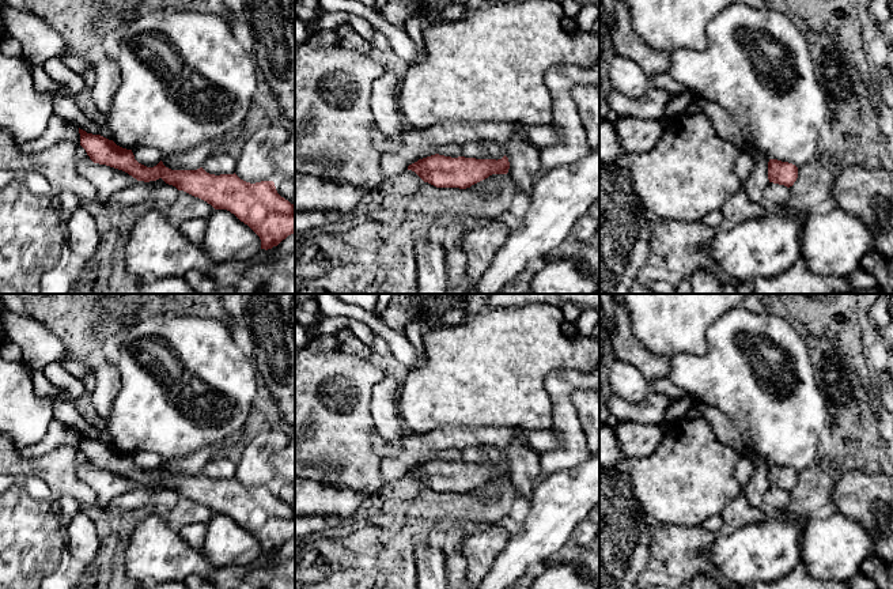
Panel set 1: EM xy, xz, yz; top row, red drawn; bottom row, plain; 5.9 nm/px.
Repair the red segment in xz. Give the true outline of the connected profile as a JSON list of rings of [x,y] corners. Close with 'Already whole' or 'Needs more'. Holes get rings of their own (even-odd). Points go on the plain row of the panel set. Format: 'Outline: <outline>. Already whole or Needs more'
Outline: [[[435,458],[408,471],[408,475],[415,476],[424,487],[436,492],[459,494],[470,492],[492,479],[507,479],[508,473],[506,460],[496,465]]]. Already whole

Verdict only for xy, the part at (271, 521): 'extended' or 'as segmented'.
as segmented

